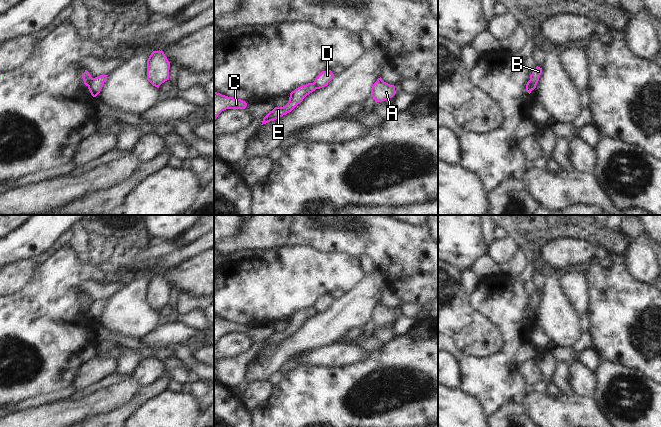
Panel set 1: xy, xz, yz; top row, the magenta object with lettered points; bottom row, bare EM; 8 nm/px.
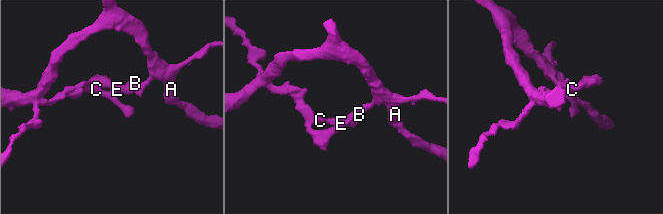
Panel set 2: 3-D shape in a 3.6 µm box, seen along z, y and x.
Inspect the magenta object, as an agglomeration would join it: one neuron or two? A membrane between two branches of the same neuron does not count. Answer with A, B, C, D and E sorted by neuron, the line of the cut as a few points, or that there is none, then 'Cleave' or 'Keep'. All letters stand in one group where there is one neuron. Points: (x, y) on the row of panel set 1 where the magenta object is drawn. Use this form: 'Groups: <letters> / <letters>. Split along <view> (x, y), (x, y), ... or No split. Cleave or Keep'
Groups: A D / B C E. Split along xy (92, 78), (88, 86). Cleave.

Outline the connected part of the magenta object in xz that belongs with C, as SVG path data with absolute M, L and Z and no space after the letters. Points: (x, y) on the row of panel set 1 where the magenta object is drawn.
M214 91L214 120L226 109L245 109L247 103L241 99L228 97Z

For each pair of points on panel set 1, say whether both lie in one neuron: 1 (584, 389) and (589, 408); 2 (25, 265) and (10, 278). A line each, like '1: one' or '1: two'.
1: two
2: one

